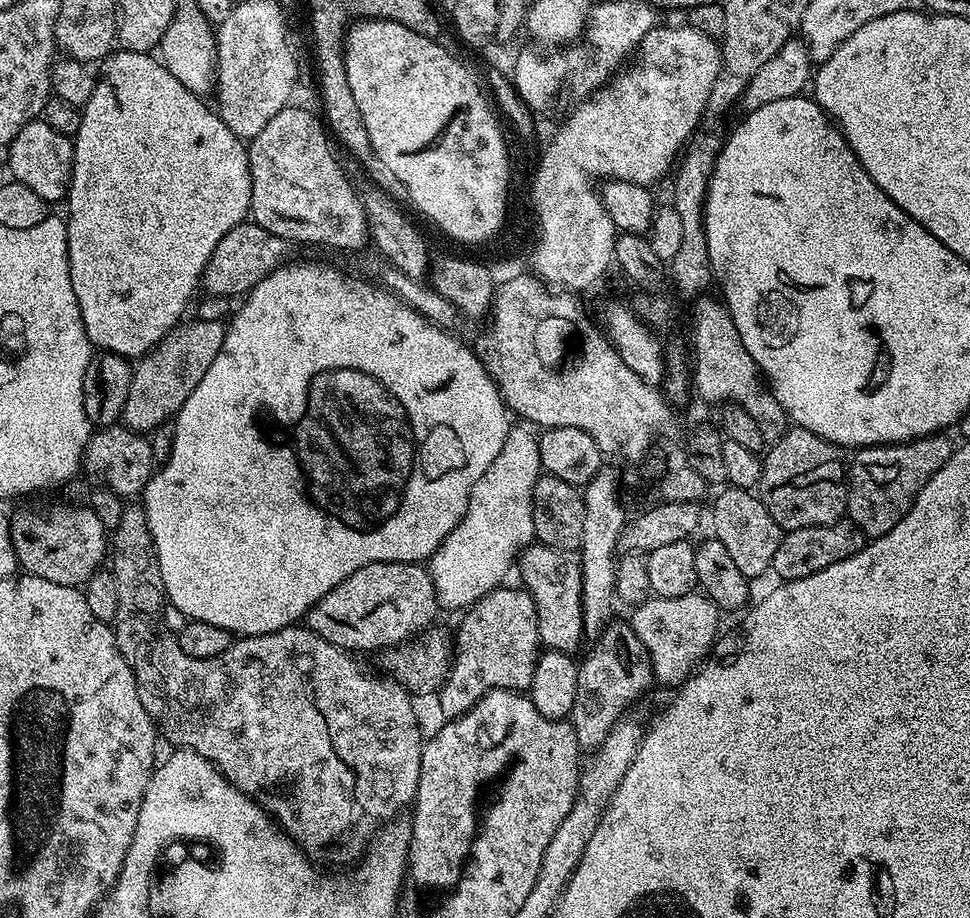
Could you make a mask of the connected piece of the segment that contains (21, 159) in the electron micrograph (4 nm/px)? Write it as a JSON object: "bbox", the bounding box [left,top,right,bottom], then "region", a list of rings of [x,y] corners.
{"bbox":[7,118,74,202],"region":[[[42,118],[32,120],[18,130],[18,134],[7,145],[8,168],[12,171],[11,179],[22,186],[30,186],[38,198],[49,202],[63,201],[72,184],[72,163],[74,162],[74,144],[69,137],[58,134]]]}

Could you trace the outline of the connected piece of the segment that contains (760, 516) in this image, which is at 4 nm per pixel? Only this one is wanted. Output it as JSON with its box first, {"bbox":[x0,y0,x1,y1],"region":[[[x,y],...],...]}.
{"bbox":[712,487,782,578],"region":[[[725,487],[725,492],[716,500],[712,508],[712,528],[715,539],[726,546],[734,566],[742,570],[749,578],[760,576],[771,569],[774,554],[778,551],[782,529],[774,518],[770,518],[770,510],[766,510],[763,500],[755,491],[746,488]]]}

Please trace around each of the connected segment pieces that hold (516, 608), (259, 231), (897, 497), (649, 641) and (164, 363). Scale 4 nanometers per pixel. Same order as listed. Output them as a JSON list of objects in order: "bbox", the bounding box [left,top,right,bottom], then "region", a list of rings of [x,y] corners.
[{"bbox":[476,586,542,690],"region":[[[501,586],[493,589],[479,601],[480,613],[476,616],[476,664],[484,675],[484,688],[511,688],[513,690],[528,690],[532,687],[534,666],[540,657],[542,645],[538,634],[538,614],[534,606],[534,598],[523,587],[507,588]]]},{"bbox":[202,222,289,296],"region":[[[245,222],[234,226],[230,234],[218,242],[214,254],[204,271],[202,281],[203,291],[208,291],[212,296],[240,296],[252,291],[254,286],[262,278],[269,276],[273,270],[281,267],[285,263],[289,241],[276,237],[274,234],[267,232],[262,226],[255,222]]]},{"bbox":[847,435,954,537],"region":[[[947,435],[921,436],[907,444],[881,444],[859,449],[855,453],[856,461],[851,461],[848,468],[848,507],[847,519],[855,522],[865,537],[884,536],[910,510],[912,501],[930,482],[930,478],[952,456],[954,444],[947,440]]]},{"bbox":[630,592,721,685],"region":[[[696,592],[682,598],[655,597],[631,609],[630,616],[634,634],[652,659],[652,675],[657,685],[683,684],[711,652],[721,631],[721,609],[717,608],[709,596]]]},{"bbox":[123,318,225,434],"region":[[[188,318],[171,328],[148,355],[139,357],[132,369],[130,394],[126,394],[123,426],[141,434],[151,434],[156,427],[171,421],[182,410],[186,398],[194,394],[194,386],[202,382],[202,374],[210,370],[210,362],[218,358],[225,331],[225,321]]]}]

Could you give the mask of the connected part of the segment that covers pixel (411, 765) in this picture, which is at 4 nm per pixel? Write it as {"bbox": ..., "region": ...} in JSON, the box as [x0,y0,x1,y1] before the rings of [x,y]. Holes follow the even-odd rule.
{"bbox":[110,503,424,856],"region":[[[134,503],[124,507],[118,526],[110,536],[110,571],[118,586],[114,631],[118,650],[122,650],[122,658],[126,658],[136,679],[138,698],[142,706],[146,706],[146,714],[150,714],[157,733],[163,739],[165,736],[173,749],[197,752],[210,761],[235,788],[255,800],[284,832],[300,836],[308,848],[316,848],[316,856],[324,856],[324,844],[336,848],[340,840],[348,840],[352,828],[372,828],[372,824],[376,824],[380,816],[388,816],[396,804],[415,801],[424,744],[422,736],[420,740],[420,720],[412,705],[413,693],[397,680],[380,674],[371,676],[353,653],[326,642],[326,638],[314,634],[307,626],[236,638],[221,656],[190,658],[186,650],[182,650],[177,633],[164,624],[166,597],[156,547],[144,509]],[[324,700],[348,700],[348,732],[352,732],[352,736],[356,736],[356,724],[360,724],[360,768],[368,764],[368,784],[364,784],[364,788],[376,788],[376,796],[364,792],[364,800],[368,800],[368,812],[364,812],[364,816],[360,816],[360,808],[356,808],[356,800],[352,800],[352,776],[348,776],[348,768],[344,768],[344,764],[332,756],[332,748],[328,748],[328,724],[324,724],[324,716],[320,716],[320,712],[328,708]]]}

